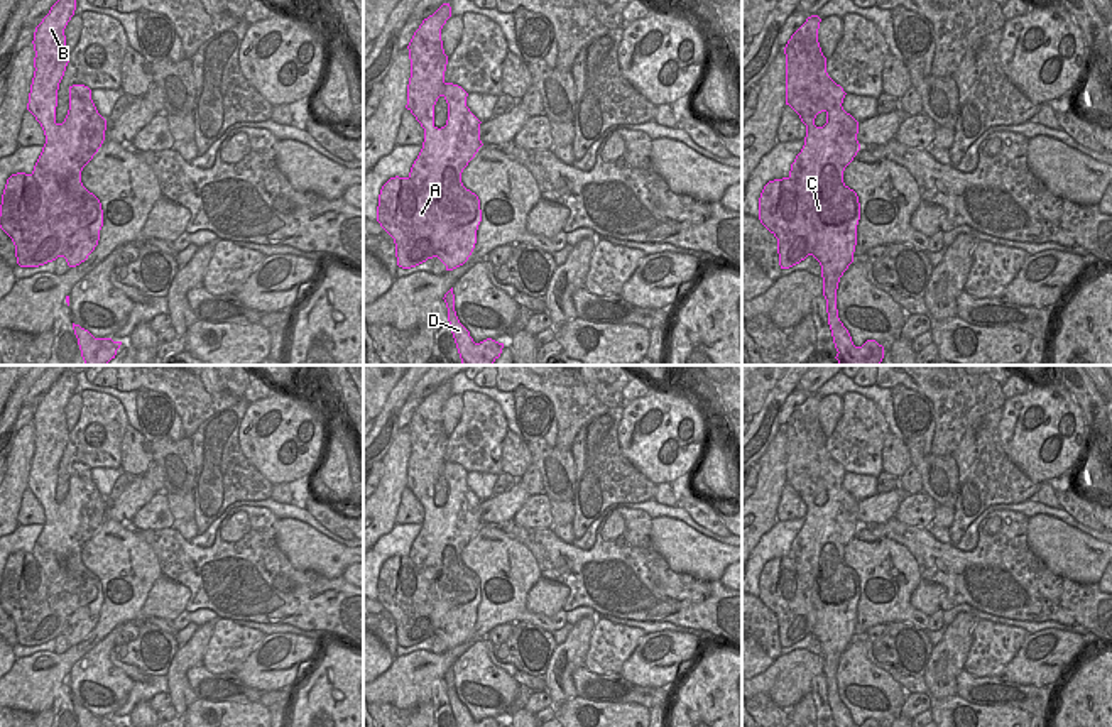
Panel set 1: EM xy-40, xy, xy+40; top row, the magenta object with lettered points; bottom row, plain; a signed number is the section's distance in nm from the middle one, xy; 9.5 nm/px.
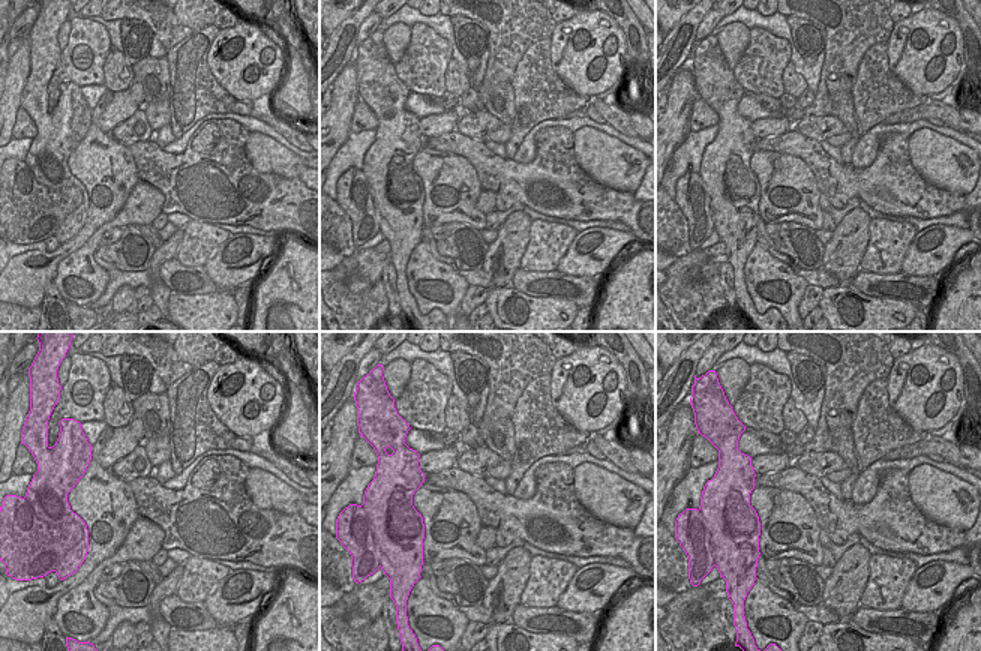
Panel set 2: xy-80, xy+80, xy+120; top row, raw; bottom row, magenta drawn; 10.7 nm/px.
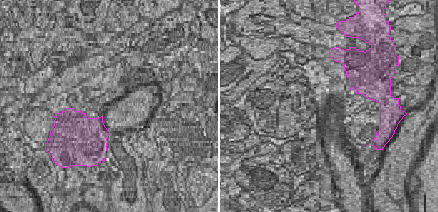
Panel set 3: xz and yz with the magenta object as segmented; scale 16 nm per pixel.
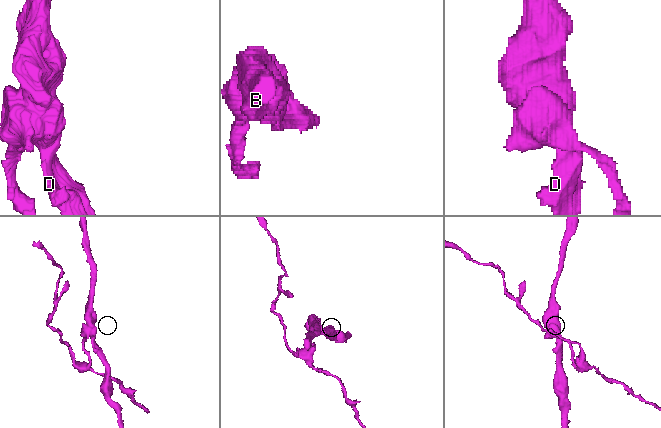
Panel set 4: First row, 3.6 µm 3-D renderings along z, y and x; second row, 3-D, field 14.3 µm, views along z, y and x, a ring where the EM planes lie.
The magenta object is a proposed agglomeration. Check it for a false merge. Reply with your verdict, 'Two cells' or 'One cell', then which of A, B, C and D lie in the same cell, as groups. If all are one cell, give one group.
Two cells. Groups: A / B C D

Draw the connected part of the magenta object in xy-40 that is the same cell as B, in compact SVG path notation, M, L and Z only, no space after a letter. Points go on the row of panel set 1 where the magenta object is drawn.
M57 0L34 32L34 78L27 110L41 123L46 144L32 176L51 203L86 223L64 247L69 267L88 259L100 240L103 210L100 200L81 183L83 167L105 140L106 120L98 113L91 90L69 86L69 110L63 123L56 122L57 90L69 63L64 29L76 10L76 0Z

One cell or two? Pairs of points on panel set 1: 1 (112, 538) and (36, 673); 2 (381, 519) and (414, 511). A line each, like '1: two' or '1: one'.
1: one
2: two

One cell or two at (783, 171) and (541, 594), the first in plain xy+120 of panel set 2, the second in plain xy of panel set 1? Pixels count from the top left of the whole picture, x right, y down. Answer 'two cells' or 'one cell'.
two cells

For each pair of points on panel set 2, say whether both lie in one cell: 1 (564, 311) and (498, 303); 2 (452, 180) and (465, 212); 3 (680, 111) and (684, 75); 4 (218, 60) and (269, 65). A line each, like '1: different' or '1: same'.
1: same
2: same
3: same
4: same

